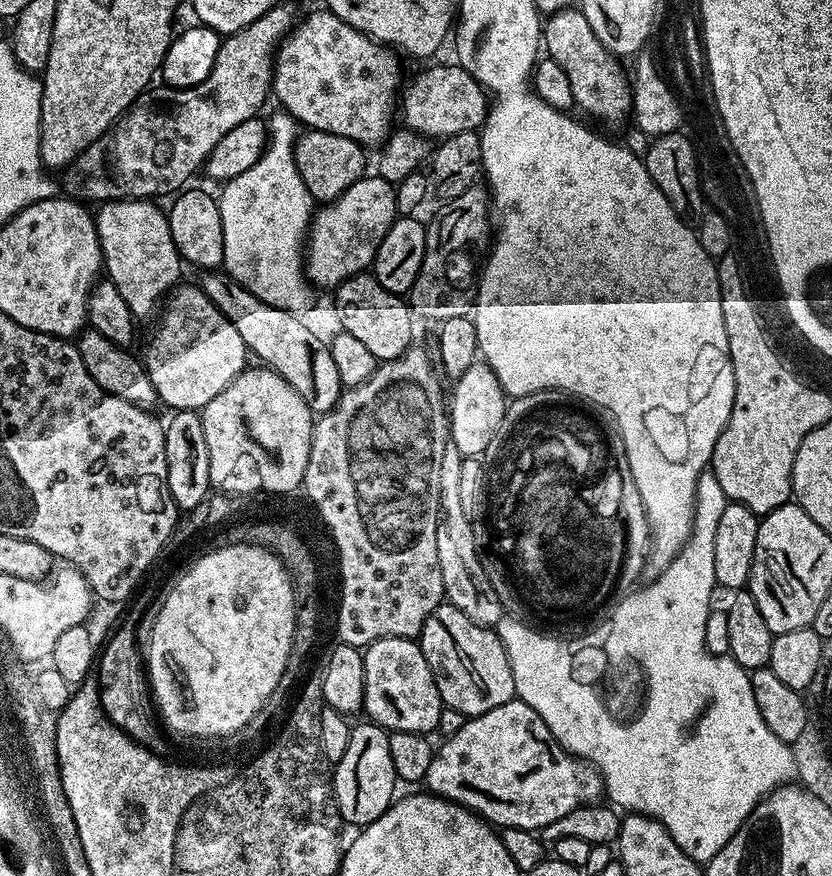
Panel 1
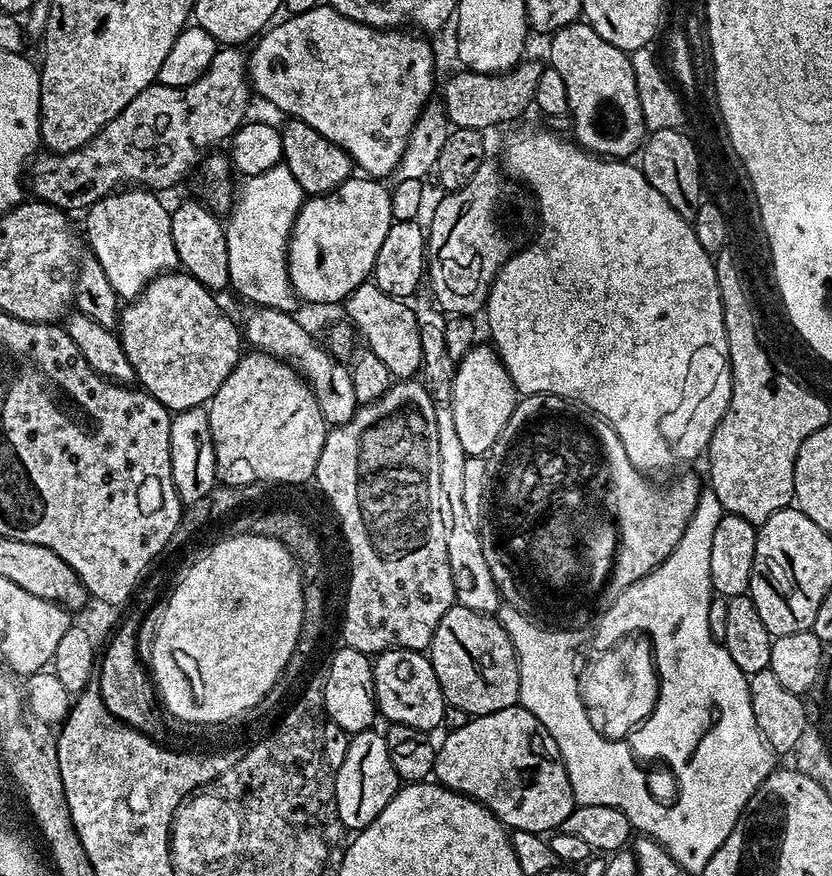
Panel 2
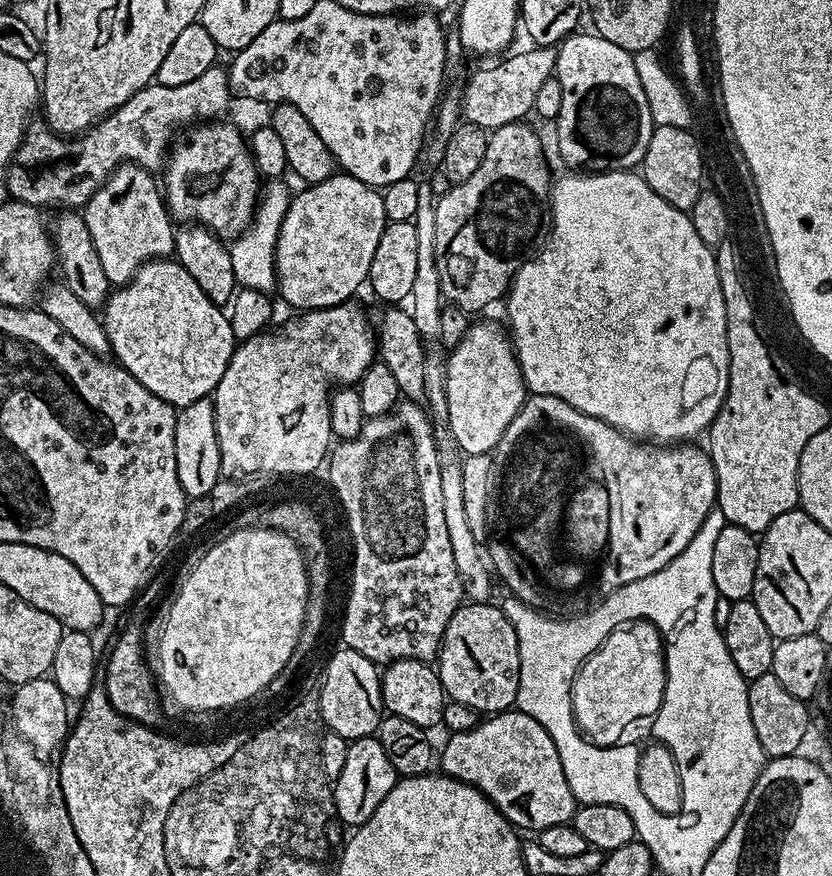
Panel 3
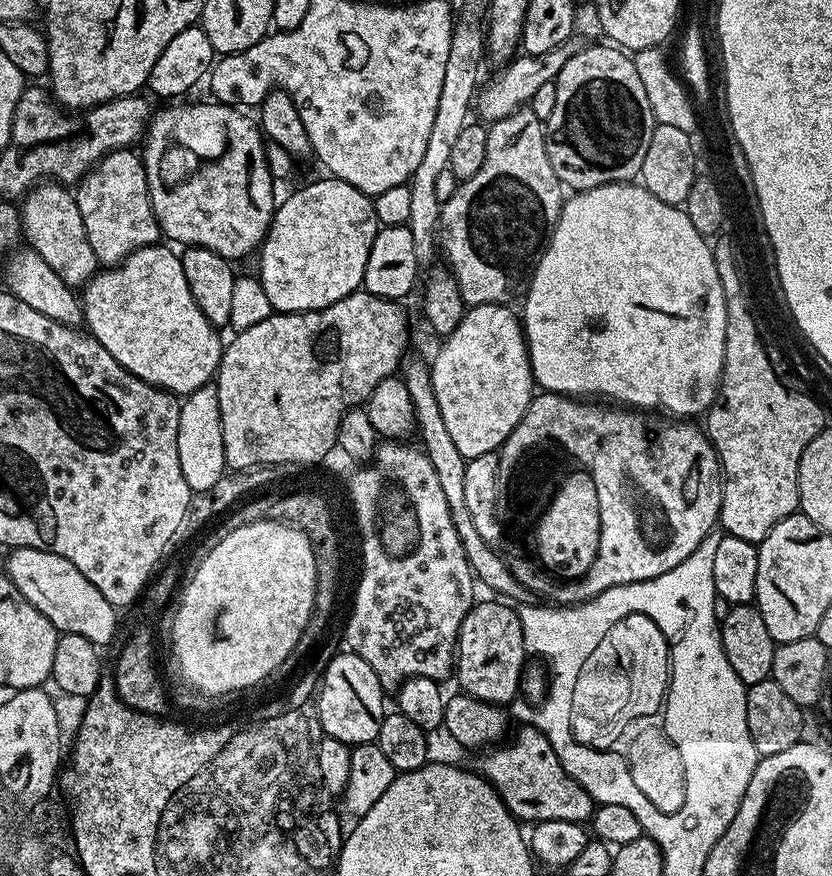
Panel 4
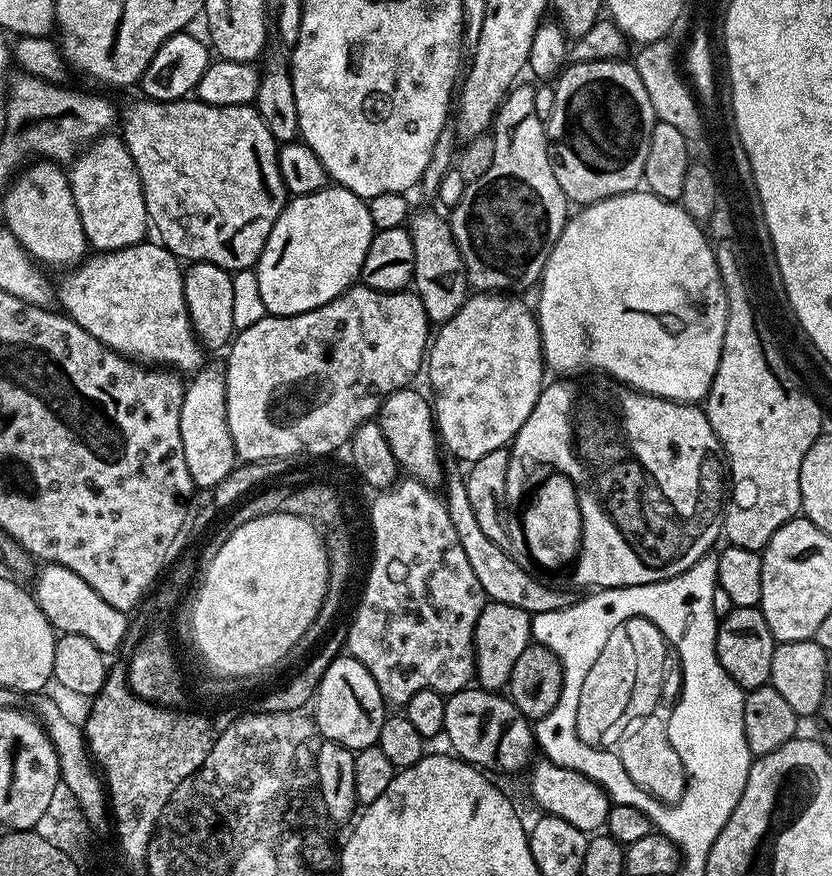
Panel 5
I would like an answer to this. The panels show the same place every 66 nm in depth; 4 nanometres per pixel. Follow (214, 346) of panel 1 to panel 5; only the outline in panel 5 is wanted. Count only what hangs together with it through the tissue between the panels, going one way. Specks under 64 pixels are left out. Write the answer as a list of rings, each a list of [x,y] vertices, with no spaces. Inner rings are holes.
[[[141,242],[122,250],[92,254],[71,270],[65,271],[58,280],[58,304],[63,315],[69,316],[86,334],[98,338],[108,348],[129,360],[145,366],[163,366],[177,373],[195,374],[205,363],[206,349],[192,329],[190,314],[186,310],[184,274],[178,257],[159,242]]]

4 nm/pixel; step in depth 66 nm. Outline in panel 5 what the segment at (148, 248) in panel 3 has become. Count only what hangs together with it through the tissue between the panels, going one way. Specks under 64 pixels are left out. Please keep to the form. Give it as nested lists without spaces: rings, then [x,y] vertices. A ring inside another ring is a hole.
[[[119,135],[99,136],[71,161],[68,180],[82,218],[82,230],[97,253],[122,250],[145,239],[150,232],[146,198],[130,150]]]

